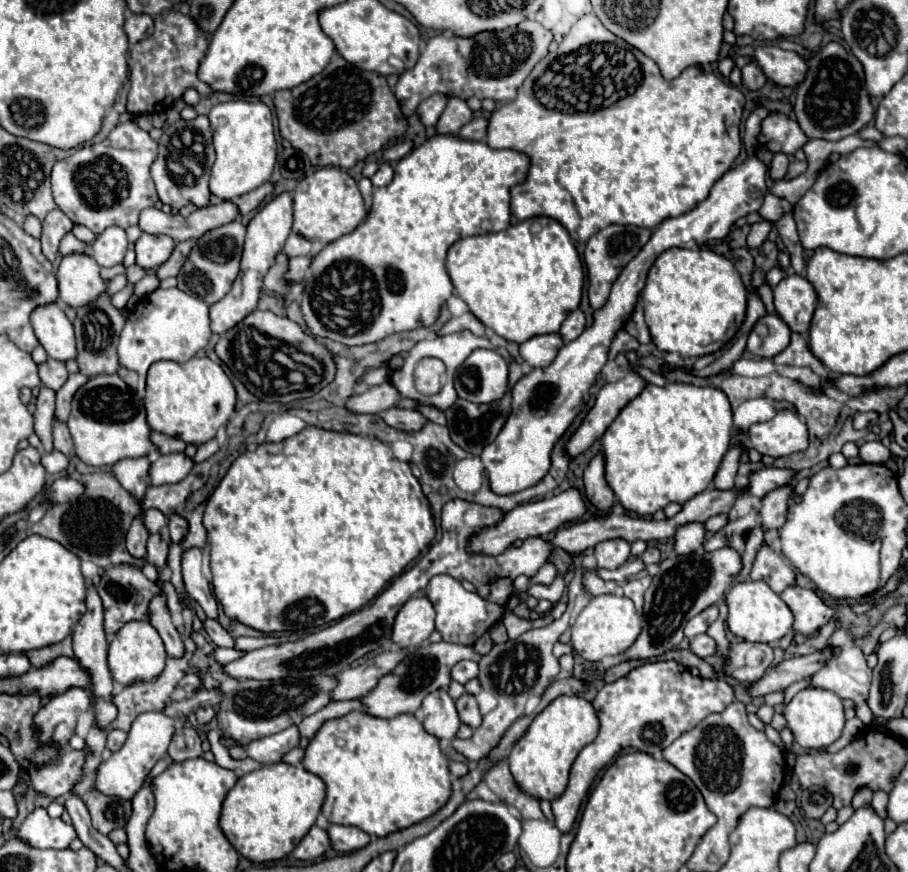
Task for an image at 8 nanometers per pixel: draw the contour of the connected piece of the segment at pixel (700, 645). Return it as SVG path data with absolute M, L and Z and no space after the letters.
M700 634L700 636L696 636L692 642L690 642L690 650L694 652L694 654L698 654L700 658L708 658L708 656L712 656L714 652L716 652L716 642L714 642L714 638L710 638L708 634Z

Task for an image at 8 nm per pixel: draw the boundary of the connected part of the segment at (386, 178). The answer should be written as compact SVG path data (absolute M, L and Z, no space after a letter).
M384 162L378 172L372 176L372 184L378 188L378 186L386 186L392 182L392 166L388 162Z

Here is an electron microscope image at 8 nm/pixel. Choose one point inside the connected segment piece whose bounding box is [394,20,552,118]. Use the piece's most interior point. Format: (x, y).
(493, 65)

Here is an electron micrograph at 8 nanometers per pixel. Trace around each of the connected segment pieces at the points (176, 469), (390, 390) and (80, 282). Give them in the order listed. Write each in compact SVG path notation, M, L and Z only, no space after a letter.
M182 452L180 454L168 454L160 456L150 464L150 484L152 486L162 486L162 484L174 484L180 482L192 468L192 460L186 458Z
M384 382L380 386L370 386L362 394L354 394L346 408L360 414L380 414L384 410L390 410L394 406L404 406L406 400L400 396L400 392L394 388L392 382Z
M80 254L64 256L58 266L56 278L58 278L58 298L74 310L82 308L84 304L92 304L92 300L96 300L96 296L102 296L106 288L106 282L100 276L100 266L90 256L80 256Z

